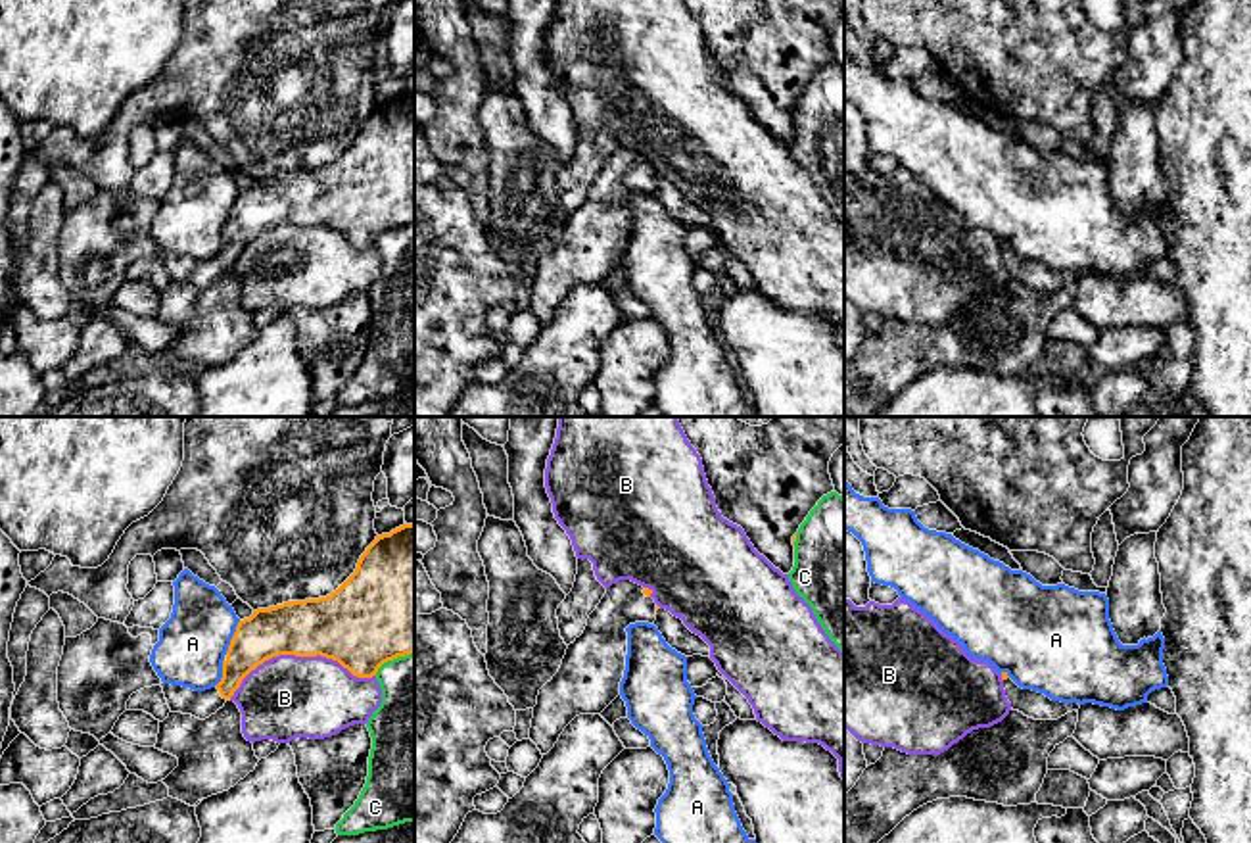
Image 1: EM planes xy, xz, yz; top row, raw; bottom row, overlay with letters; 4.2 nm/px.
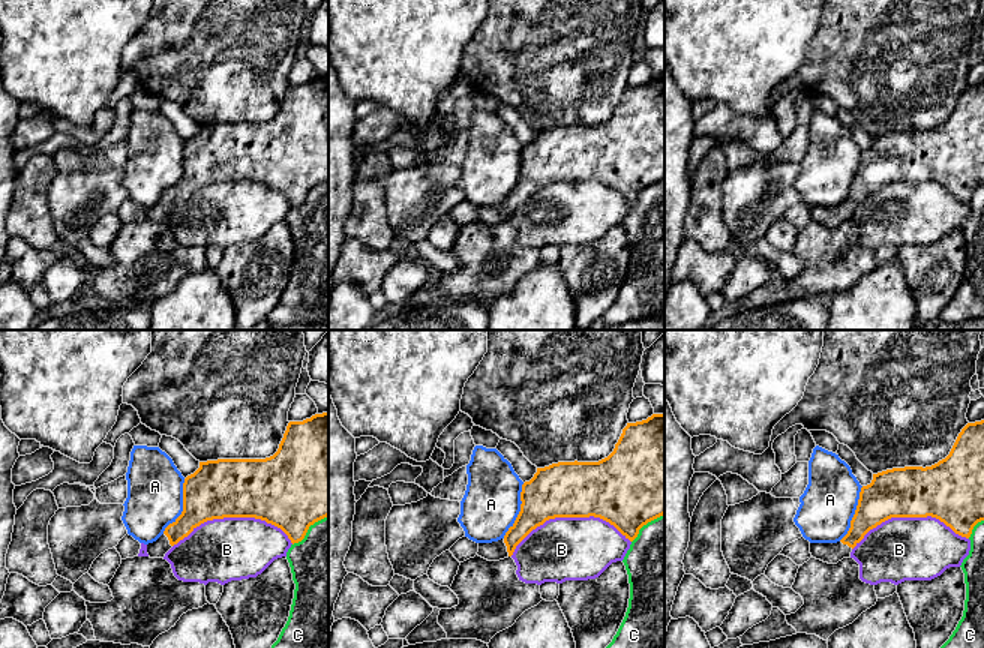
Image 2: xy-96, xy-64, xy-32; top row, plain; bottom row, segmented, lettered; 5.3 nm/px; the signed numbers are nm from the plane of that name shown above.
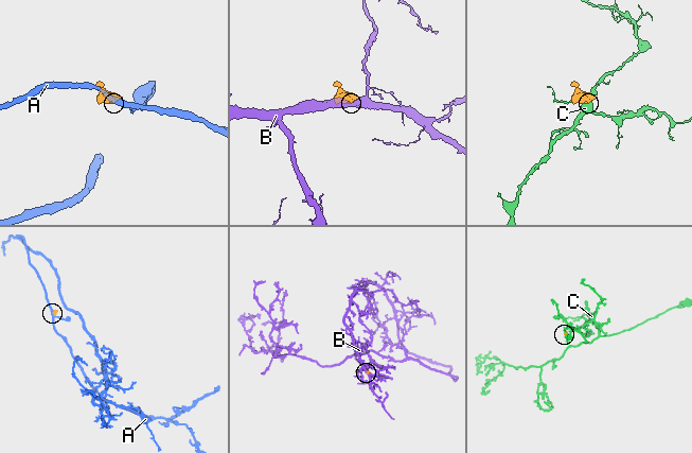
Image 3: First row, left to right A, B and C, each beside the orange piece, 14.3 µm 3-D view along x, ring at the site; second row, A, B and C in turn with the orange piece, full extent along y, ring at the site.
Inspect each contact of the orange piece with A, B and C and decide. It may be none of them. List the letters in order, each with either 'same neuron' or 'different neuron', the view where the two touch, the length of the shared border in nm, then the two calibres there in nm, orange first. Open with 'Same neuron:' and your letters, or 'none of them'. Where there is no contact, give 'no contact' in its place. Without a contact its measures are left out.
Same neuron: none of them
A: different neuron | xy | 160 nm | 220/280 nm
B: different neuron | xy | 600 nm | 320/340 nm
C: different neuron | xy | 190 nm | 440/300 nm

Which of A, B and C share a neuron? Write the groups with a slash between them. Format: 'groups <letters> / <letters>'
groups A / B / C

